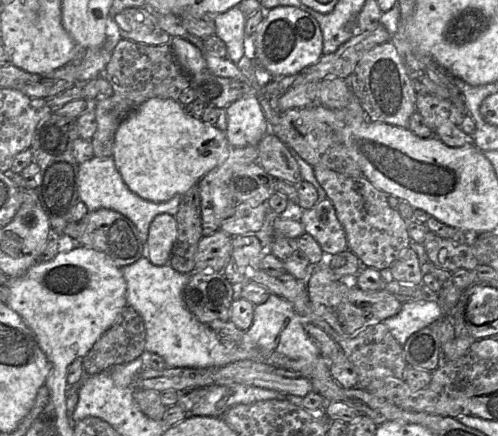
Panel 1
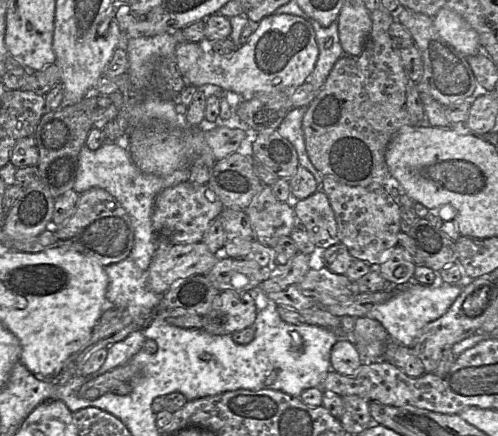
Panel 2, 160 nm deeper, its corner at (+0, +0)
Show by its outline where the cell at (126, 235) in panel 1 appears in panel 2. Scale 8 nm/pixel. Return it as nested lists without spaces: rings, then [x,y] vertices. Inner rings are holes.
[[[93,187],[79,194],[72,216],[55,229],[55,245],[86,255],[103,267],[125,260],[133,249],[134,229],[118,200],[103,188]]]

